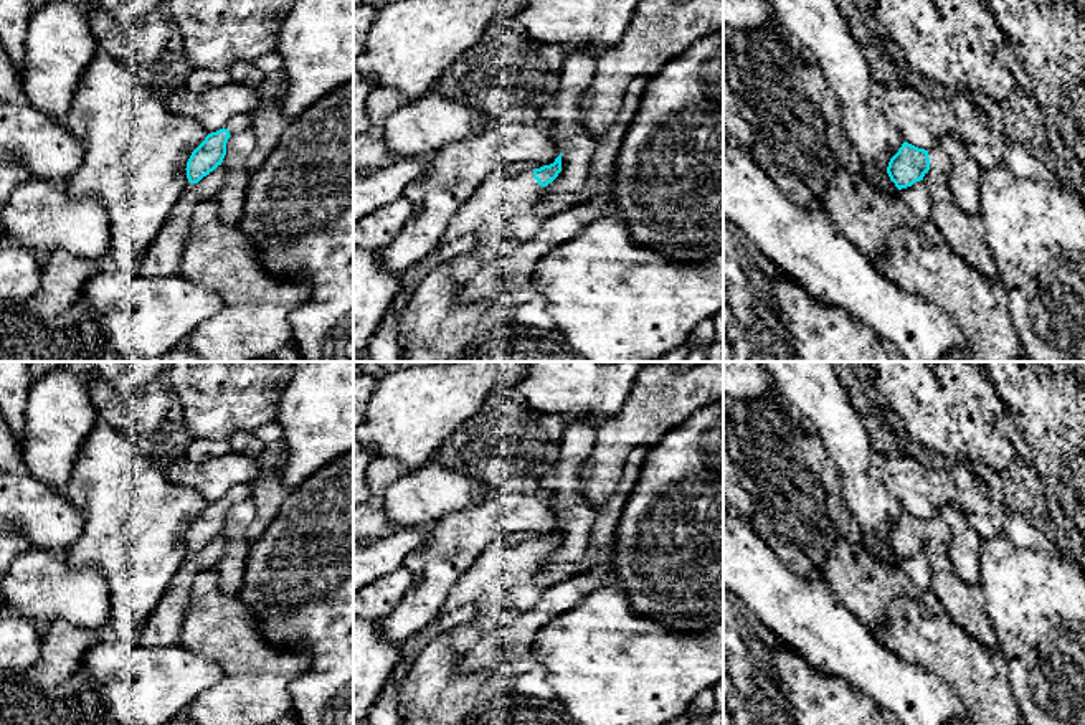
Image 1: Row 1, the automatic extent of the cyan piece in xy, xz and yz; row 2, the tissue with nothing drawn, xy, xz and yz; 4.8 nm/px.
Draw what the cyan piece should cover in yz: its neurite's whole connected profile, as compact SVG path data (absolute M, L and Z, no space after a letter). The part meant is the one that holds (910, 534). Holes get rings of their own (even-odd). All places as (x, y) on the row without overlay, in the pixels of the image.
M903 512L898 522L890 528L887 543L898 560L912 557L923 550L925 543L935 538L948 547L951 530L943 520L925 520Z

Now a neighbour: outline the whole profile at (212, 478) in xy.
M226 449L205 461L178 457L167 464L167 477L178 486L192 487L208 504L216 502L241 482L253 482L261 467L256 457Z

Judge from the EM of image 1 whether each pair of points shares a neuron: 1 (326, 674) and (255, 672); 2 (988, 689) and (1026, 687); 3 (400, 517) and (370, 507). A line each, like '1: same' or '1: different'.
1: different
2: different
3: different

